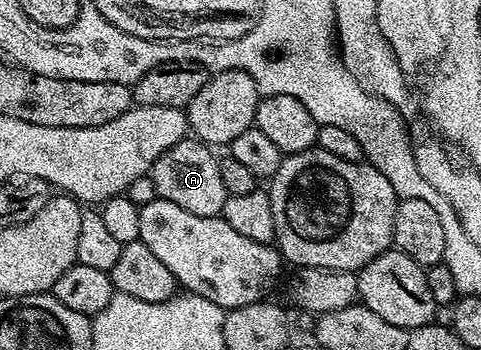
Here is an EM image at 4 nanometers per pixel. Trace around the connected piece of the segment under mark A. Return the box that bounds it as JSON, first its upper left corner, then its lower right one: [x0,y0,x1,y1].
[150,136,228,218]

